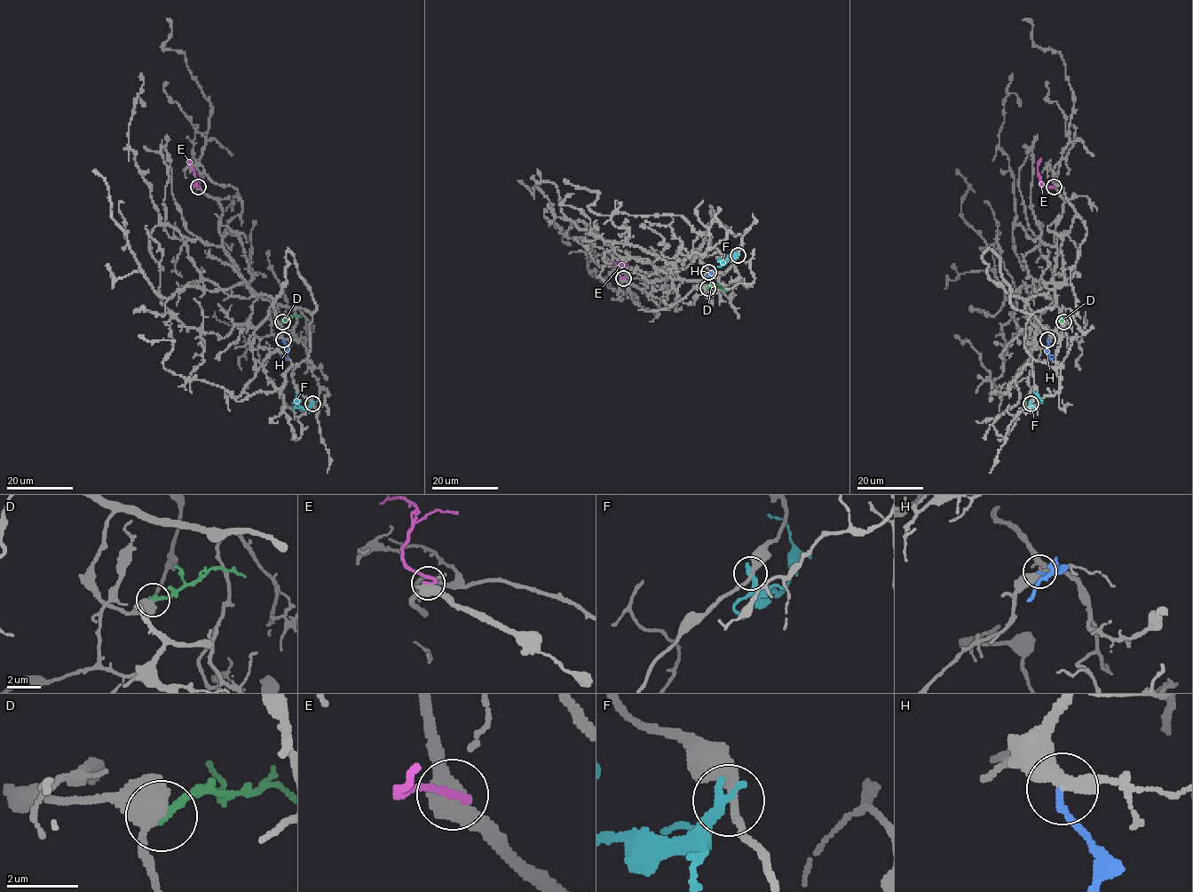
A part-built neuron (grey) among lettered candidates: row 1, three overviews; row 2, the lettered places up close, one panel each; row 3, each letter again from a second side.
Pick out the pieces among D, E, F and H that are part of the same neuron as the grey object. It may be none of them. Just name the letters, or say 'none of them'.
H

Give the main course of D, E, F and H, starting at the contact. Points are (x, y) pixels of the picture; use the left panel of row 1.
D: (282, 322), (293, 316), (300, 317)
E: (198, 187), (193, 187), (196, 184), (187, 158)
F: (312, 403), (309, 407), (296, 407), (296, 392)
H: (284, 339), (287, 360)

